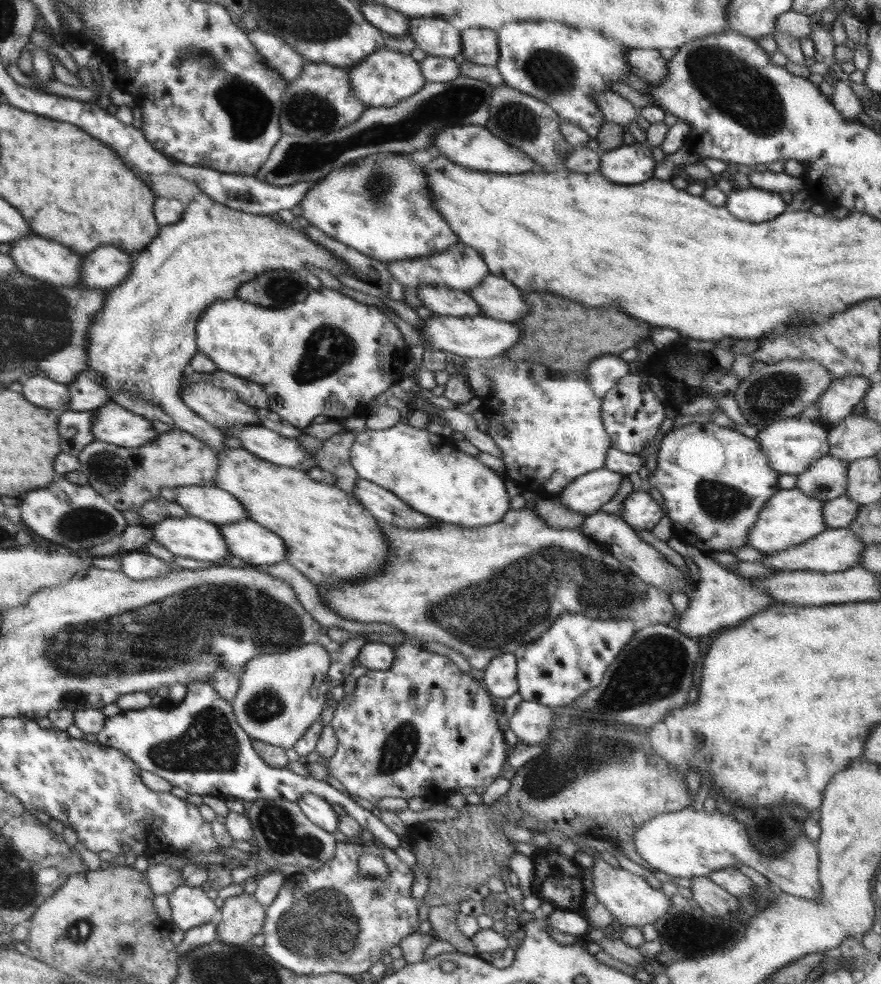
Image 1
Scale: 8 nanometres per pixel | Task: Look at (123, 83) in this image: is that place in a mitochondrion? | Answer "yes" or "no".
no

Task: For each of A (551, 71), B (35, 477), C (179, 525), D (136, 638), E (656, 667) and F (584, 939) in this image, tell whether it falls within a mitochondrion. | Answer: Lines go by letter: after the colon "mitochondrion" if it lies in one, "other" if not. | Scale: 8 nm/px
A: mitochondrion
B: other
C: other
D: mitochondrion
E: mitochondrion
F: other

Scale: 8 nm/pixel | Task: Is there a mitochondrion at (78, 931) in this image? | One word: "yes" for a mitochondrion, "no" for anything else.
yes

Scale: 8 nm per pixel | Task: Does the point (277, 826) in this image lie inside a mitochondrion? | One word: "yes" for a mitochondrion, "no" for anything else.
yes

